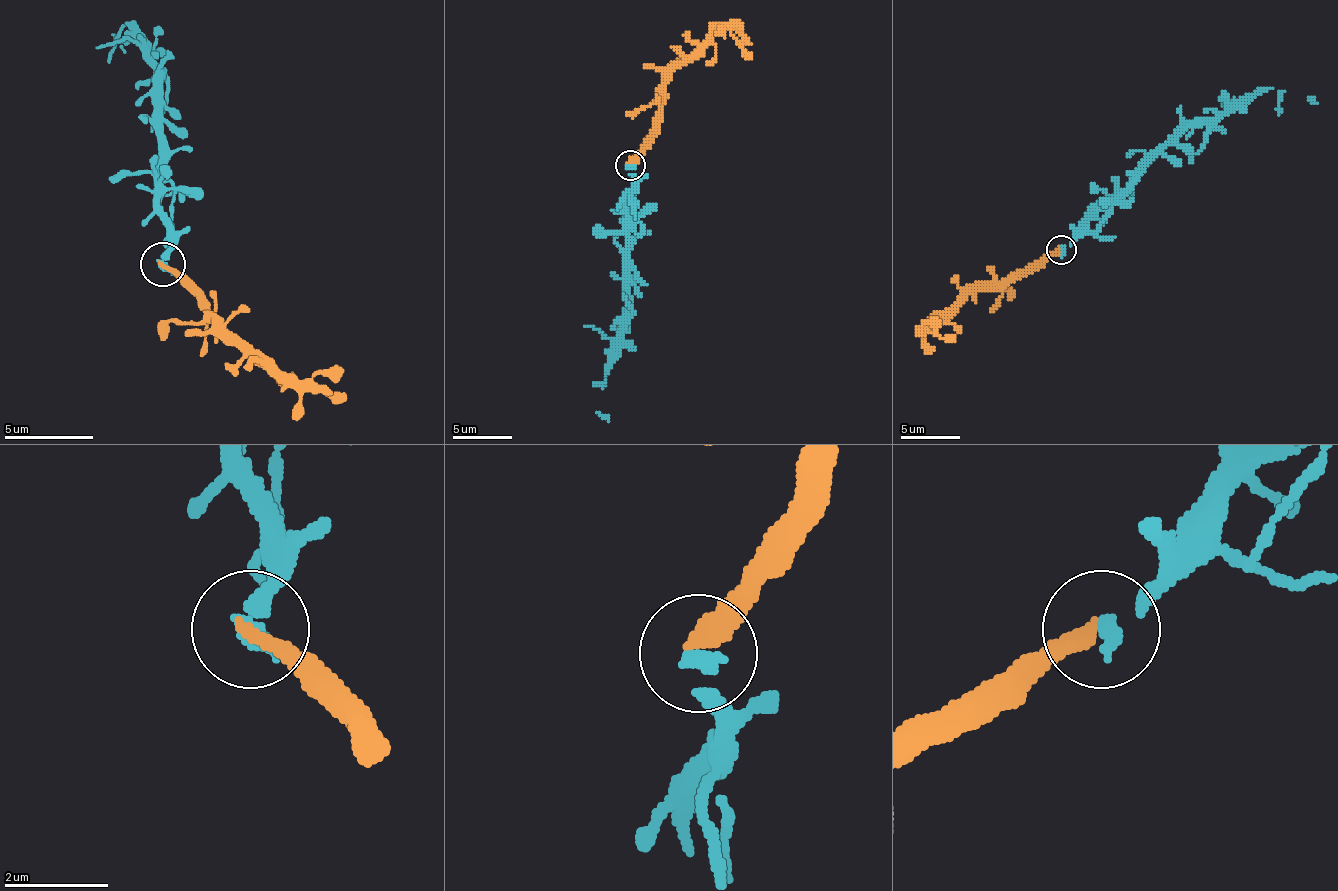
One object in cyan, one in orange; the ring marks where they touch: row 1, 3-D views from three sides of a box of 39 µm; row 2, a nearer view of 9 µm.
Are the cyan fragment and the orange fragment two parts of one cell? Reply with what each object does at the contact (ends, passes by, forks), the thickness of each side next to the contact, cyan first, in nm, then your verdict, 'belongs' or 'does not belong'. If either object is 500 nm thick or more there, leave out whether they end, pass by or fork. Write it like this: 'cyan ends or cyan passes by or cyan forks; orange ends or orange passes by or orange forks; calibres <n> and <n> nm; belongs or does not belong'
cyan ends; orange ends; calibres 320 and 360 nm; belongs

